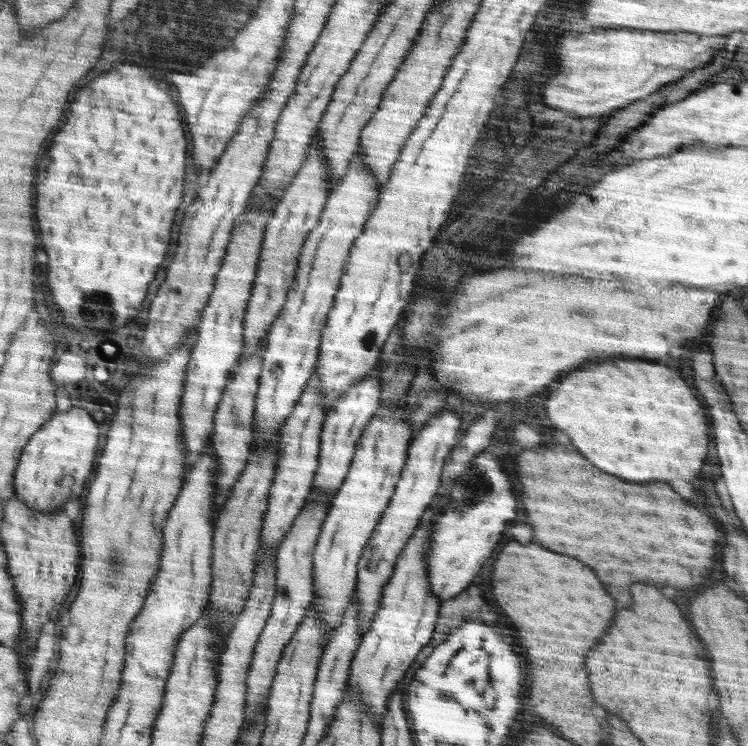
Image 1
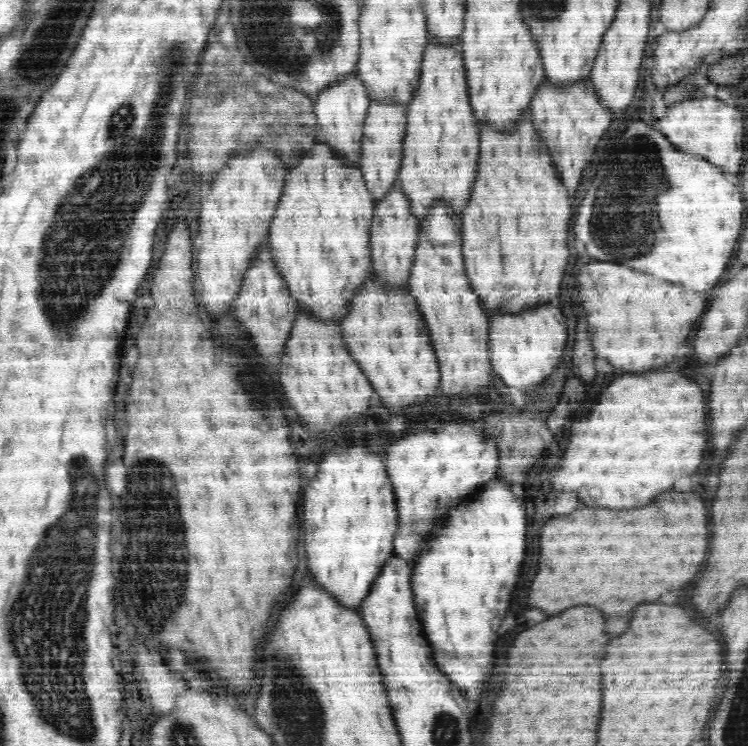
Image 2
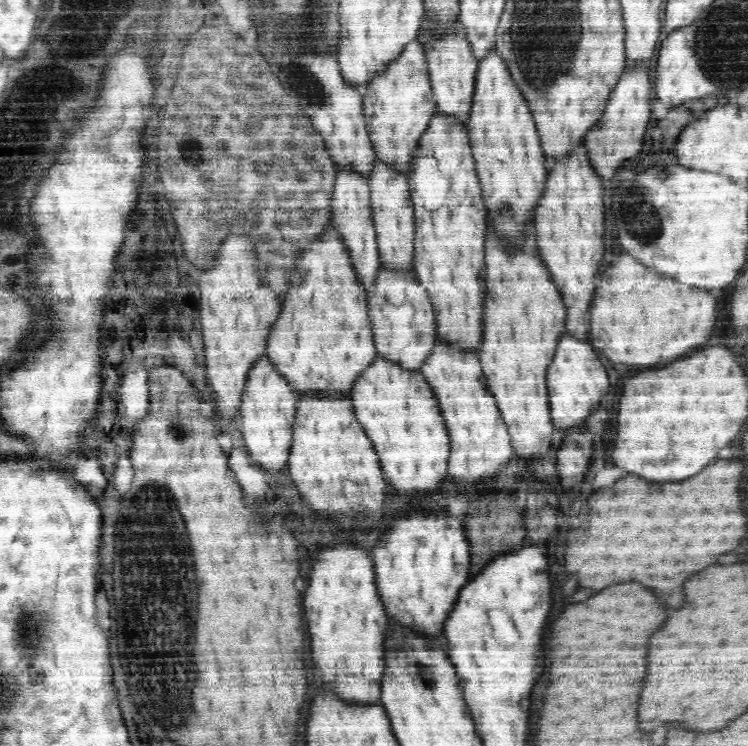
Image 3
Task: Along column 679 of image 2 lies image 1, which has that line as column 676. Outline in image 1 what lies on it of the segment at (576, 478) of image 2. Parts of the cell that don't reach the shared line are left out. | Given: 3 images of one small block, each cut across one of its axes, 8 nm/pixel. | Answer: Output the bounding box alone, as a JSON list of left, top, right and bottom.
[546,360,710,482]

